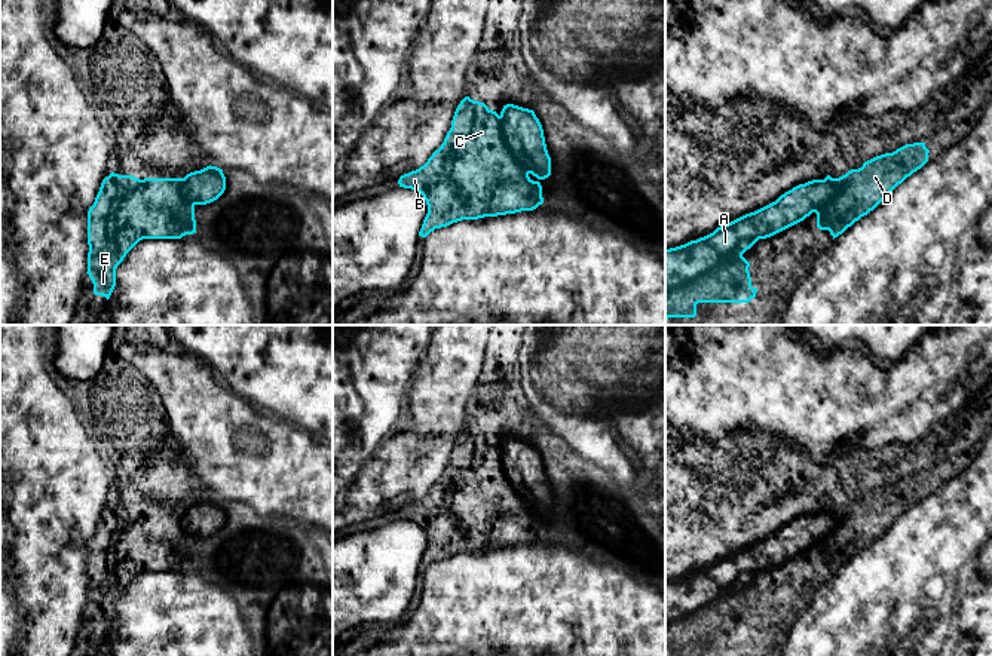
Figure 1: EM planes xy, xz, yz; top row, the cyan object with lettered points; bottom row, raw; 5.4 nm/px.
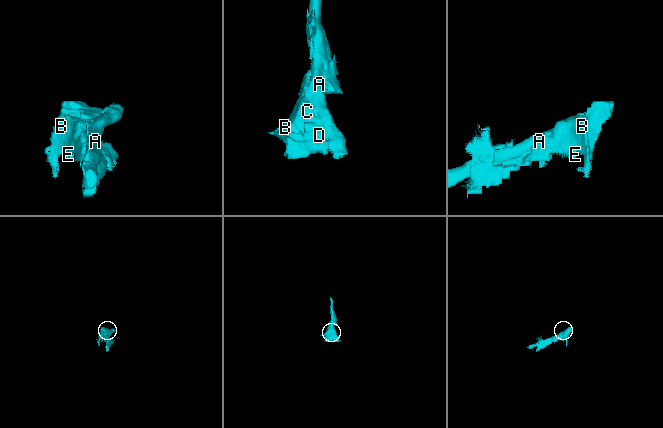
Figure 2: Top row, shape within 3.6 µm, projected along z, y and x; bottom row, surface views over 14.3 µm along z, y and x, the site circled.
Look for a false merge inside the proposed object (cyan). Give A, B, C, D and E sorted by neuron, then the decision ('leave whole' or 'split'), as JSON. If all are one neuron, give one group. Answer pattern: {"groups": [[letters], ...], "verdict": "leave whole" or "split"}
{"groups": [["A"], ["B", "C", "D", "E"]], "verdict": "split"}

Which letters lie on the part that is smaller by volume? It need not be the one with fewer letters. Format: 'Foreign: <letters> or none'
Foreign: A

